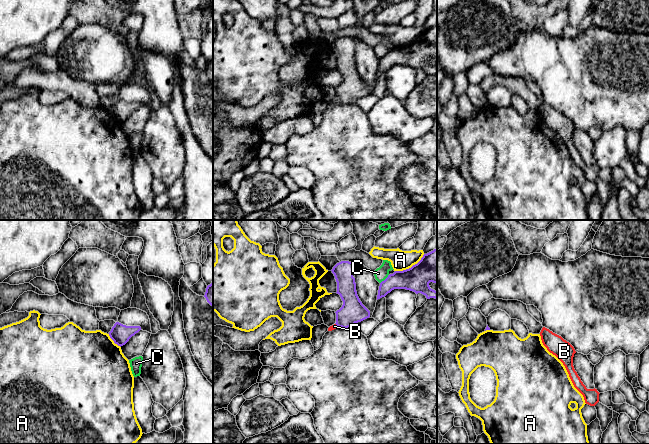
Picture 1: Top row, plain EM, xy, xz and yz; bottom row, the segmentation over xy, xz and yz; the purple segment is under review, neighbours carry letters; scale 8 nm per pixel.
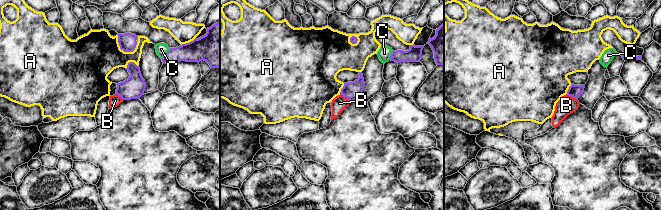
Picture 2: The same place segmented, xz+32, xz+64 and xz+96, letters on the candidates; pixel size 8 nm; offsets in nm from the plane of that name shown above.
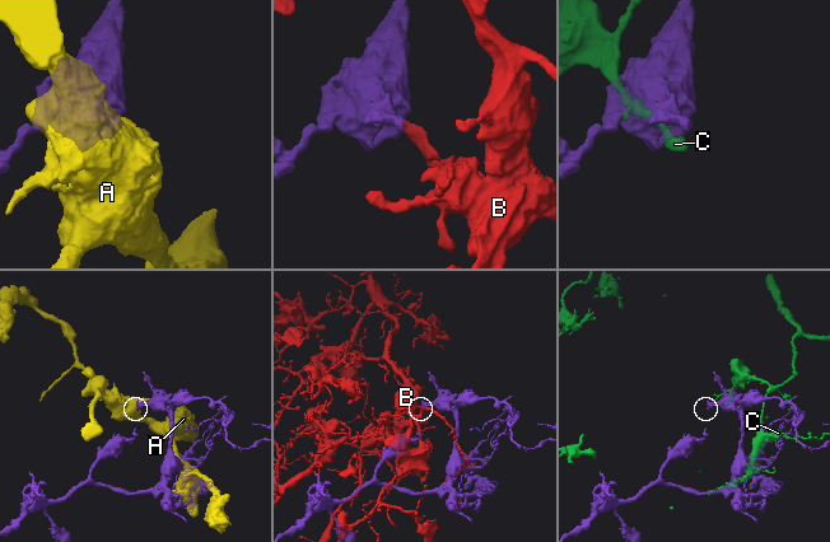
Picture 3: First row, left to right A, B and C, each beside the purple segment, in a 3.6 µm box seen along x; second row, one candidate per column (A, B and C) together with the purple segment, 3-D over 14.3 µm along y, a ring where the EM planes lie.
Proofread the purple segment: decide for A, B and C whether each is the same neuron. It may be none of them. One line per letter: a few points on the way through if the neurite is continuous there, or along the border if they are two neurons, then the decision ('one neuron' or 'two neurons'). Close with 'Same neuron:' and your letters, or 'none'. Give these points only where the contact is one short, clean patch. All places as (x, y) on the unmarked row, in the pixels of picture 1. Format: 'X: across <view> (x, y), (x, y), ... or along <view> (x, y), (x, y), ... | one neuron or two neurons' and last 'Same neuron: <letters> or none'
A: two neurons
B: two neurons
C: two neurons
Same neuron: none

